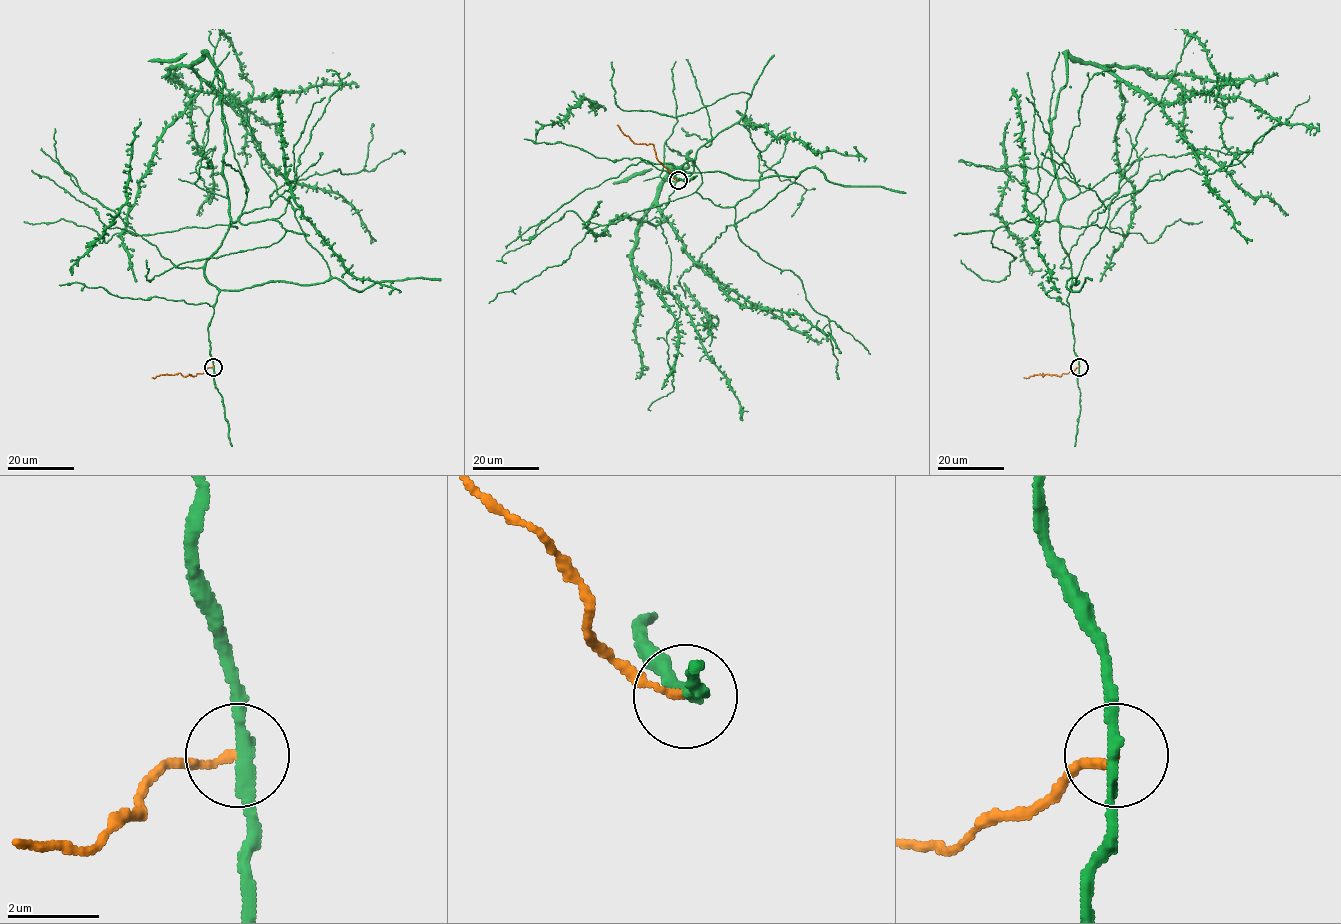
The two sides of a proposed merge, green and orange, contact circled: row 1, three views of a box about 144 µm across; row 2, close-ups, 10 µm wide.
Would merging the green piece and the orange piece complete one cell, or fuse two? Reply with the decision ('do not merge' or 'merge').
do not merge

